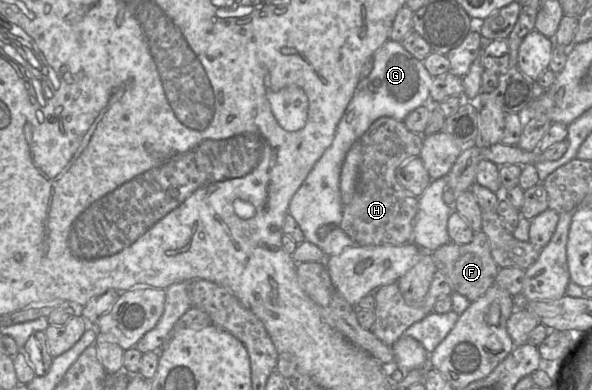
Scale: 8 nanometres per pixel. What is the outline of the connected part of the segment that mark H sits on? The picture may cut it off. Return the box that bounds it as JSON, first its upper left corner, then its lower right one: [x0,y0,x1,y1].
[341,117,423,246]

